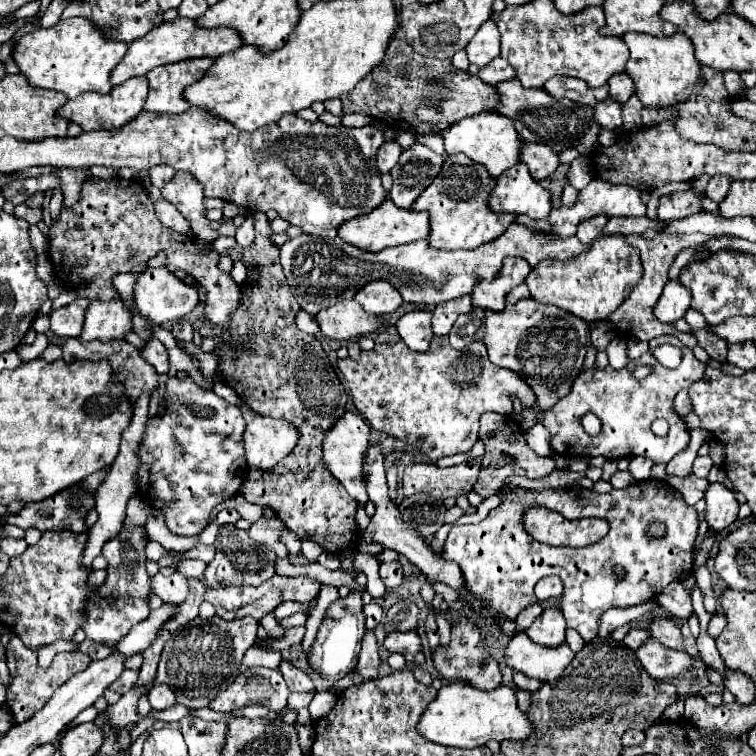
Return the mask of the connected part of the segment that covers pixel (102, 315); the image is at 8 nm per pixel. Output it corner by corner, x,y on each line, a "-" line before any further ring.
100,300
90,302
86,312
84,330
78,336
80,340
122,340
132,330
132,314
124,304
102,304

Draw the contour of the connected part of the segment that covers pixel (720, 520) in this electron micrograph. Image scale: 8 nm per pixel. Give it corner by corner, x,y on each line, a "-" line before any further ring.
710,484
706,490
706,522
714,532
722,532
738,518
738,500
724,484

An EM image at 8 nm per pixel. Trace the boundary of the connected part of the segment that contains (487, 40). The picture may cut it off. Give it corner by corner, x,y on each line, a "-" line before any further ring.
484,22
464,50
468,54
470,64
476,64
478,68
484,68
490,60
500,56
500,36
498,28
494,28
494,22

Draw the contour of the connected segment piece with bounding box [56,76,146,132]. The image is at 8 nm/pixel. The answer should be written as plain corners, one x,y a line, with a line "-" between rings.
130,78
124,84
112,88
108,94
96,94
96,92
86,92
74,100
68,100
62,108
58,108
58,118
66,118
74,124
78,124
84,132
90,130
114,130
120,128
122,124
130,122
134,116
142,112
142,104
146,100
146,78

